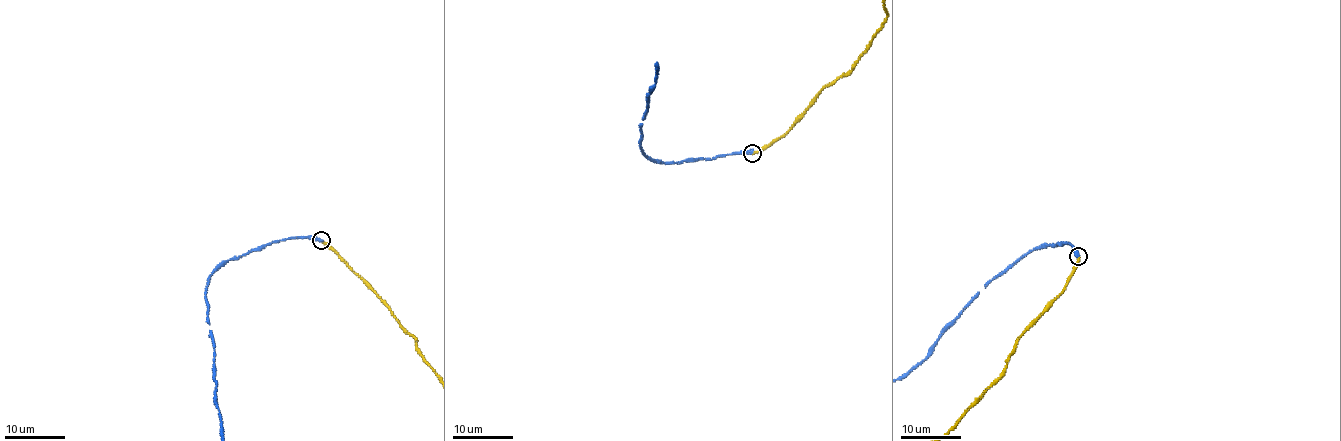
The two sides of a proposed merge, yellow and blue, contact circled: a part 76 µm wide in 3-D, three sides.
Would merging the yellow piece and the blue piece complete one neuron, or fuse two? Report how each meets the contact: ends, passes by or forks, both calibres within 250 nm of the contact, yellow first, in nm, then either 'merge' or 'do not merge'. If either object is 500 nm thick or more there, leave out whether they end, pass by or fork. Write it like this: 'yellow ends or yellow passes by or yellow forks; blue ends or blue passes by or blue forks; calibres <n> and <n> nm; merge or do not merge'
yellow ends; blue ends; calibres 220 and 400 nm; merge

